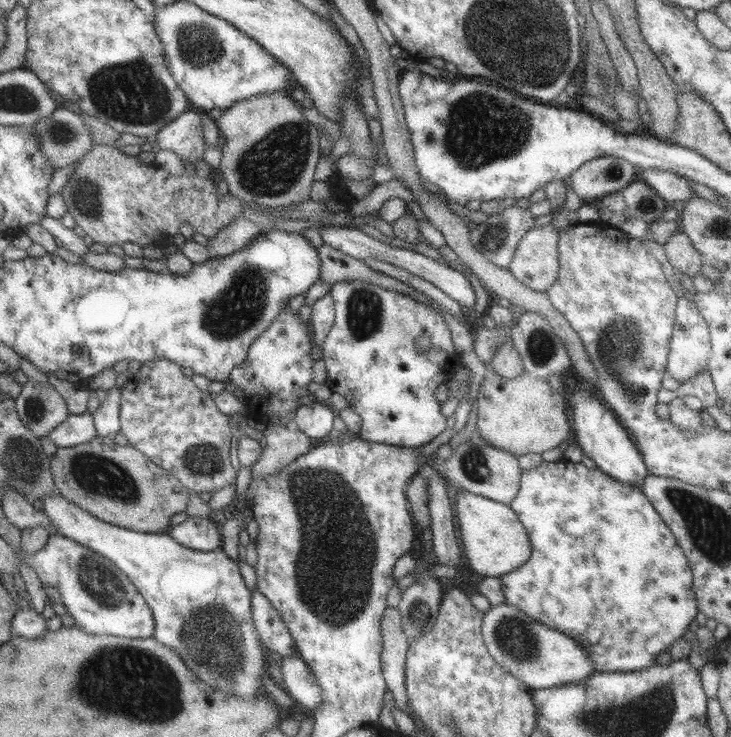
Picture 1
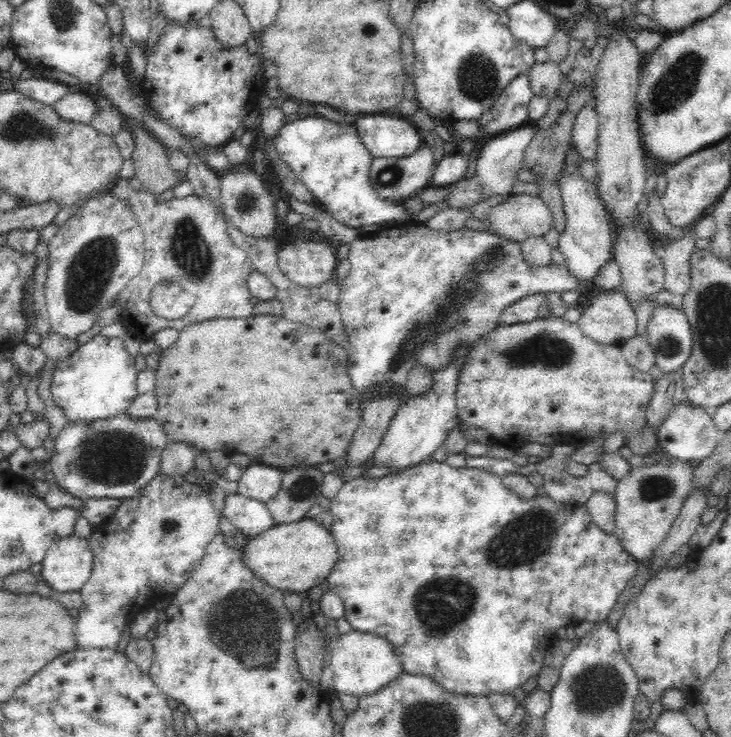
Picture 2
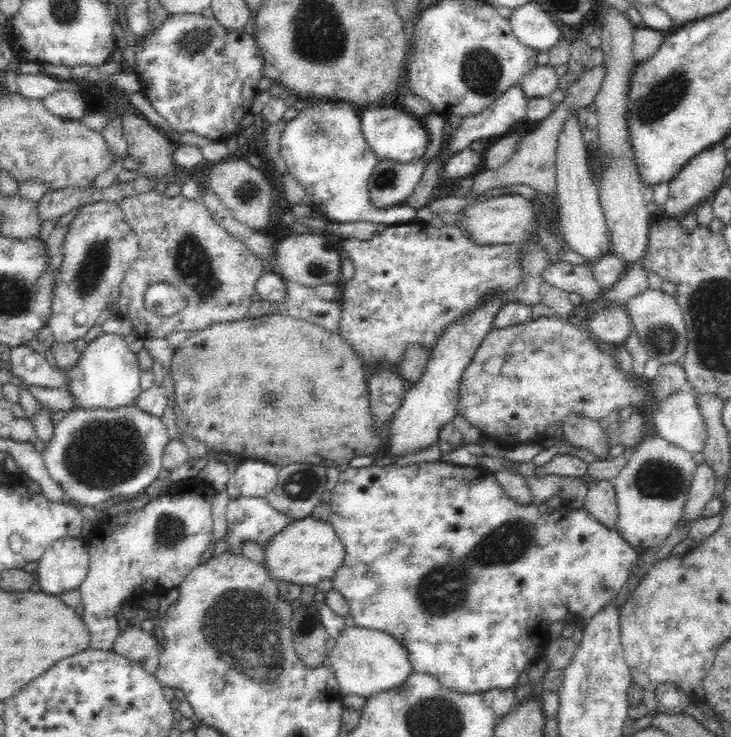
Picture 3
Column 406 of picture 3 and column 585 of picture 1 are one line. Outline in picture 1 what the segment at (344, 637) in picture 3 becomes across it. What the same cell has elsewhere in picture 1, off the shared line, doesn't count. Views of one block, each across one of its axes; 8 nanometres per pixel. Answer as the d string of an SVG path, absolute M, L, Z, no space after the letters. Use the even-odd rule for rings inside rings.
M505 603L491 605L487 612L482 613L480 633L491 658L530 690L582 681L595 673L592 660L587 658L580 644L529 618L515 606L507 606Z

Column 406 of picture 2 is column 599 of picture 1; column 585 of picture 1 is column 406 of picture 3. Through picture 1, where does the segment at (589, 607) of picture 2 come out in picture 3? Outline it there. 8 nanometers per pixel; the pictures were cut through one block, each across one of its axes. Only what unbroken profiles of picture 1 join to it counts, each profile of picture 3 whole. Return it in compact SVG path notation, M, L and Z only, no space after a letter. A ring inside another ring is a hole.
M441 460L425 462L420 464L412 464L407 467L361 467L353 468L347 467L345 470L339 472L339 478L334 489L331 490L331 499L329 502L329 515L326 518L330 521L336 536L342 541L344 549L344 558L340 563L334 576L331 578L332 587L337 590L349 604L349 615L352 616L354 624L358 628L366 628L368 630L379 630L393 636L400 644L404 645L406 649L408 660L411 664L411 672L416 672L420 674L430 674L434 678L440 681L442 686L448 687L450 690L460 692L462 694L480 694L488 692L488 690L508 690L508 688L515 688L518 682L518 678L522 676L522 672L528 670L528 666L532 666L537 661L539 661L540 650L544 649L544 645L549 640L549 630L548 627L554 622L563 621L573 623L575 618L590 619L594 618L600 610L606 608L606 604L610 602L615 602L615 598L618 593L627 585L628 580L631 578L631 572L636 566L636 562L639 561L639 553L637 553L620 535L619 532L614 529L606 528L603 524L600 524L585 508L584 506L578 506L574 508L570 507L558 507L555 509L550 509L546 501L541 503L530 503L522 504L514 501L510 498L506 491L502 488L502 485L497 481L495 473L486 474L482 470L476 470L476 468L468 468L468 466L456 466L448 464L447 462L442 462Z

